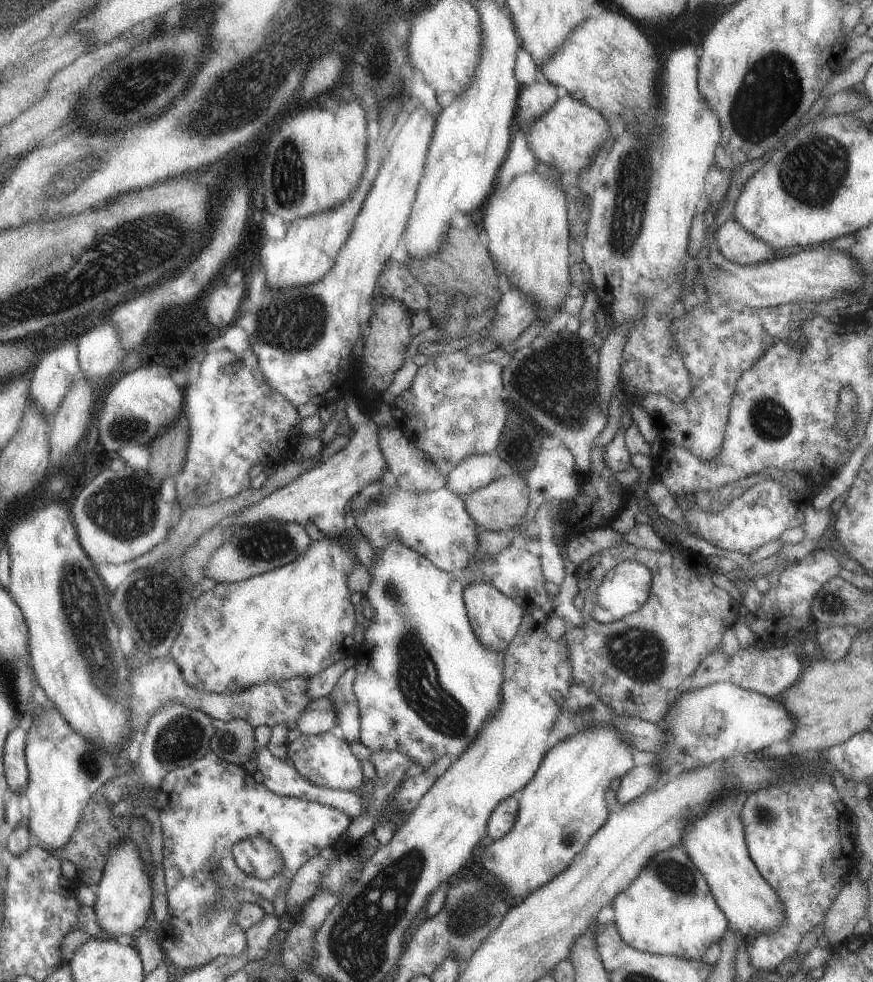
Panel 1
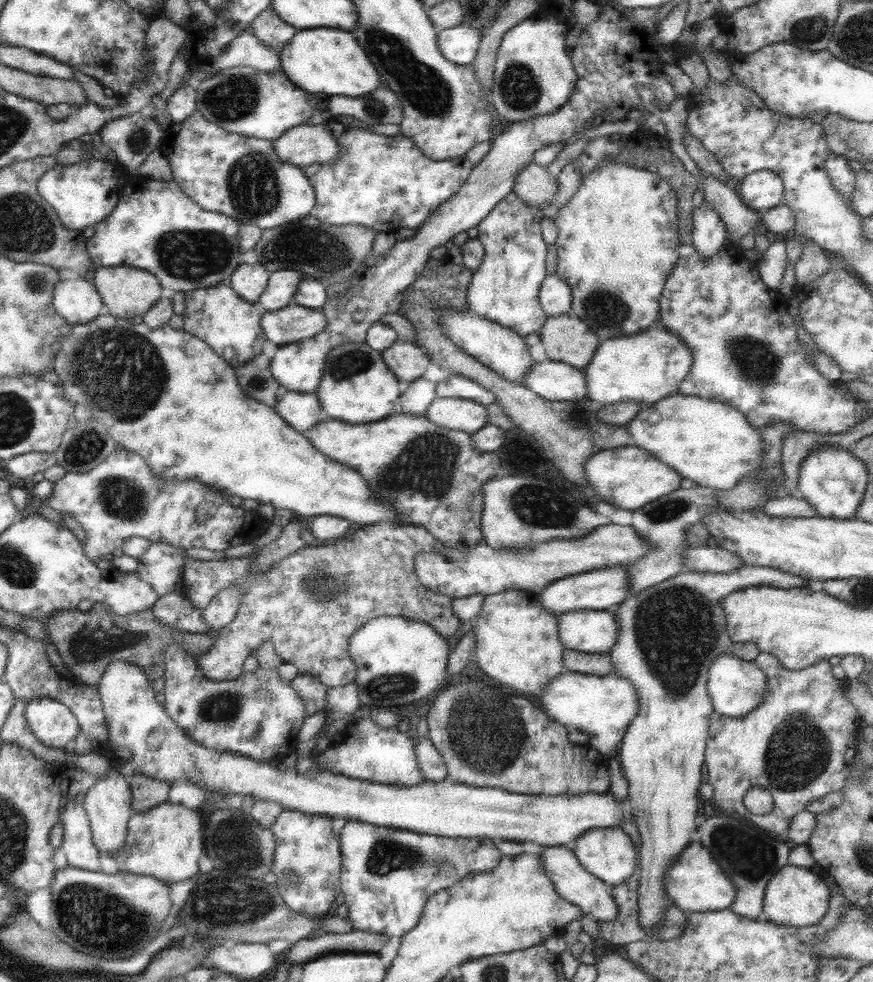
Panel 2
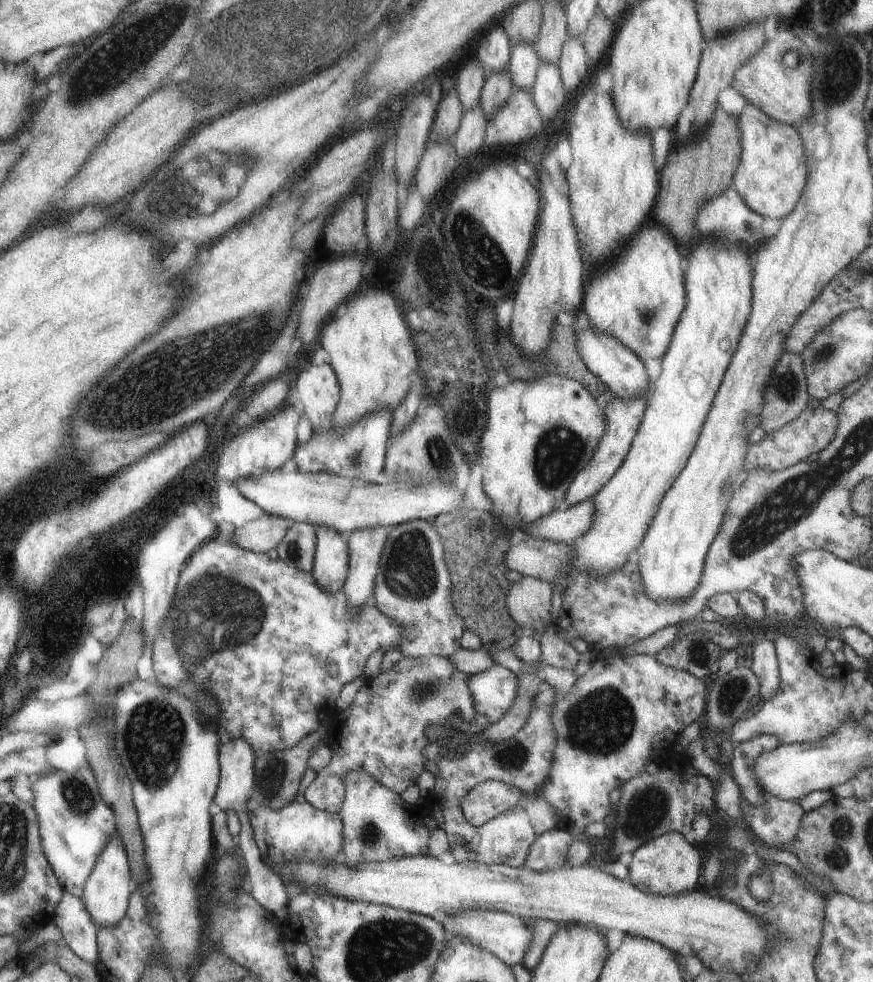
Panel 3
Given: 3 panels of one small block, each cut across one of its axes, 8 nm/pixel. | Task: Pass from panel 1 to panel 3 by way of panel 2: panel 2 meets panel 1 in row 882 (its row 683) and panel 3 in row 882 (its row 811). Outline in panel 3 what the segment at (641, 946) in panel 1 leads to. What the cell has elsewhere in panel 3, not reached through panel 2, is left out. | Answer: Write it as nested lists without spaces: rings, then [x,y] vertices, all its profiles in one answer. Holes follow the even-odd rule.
[[[665,833],[655,837],[631,854],[626,880],[644,893],[661,896],[690,893],[696,888],[702,870],[702,856],[698,851],[696,845],[689,844],[680,833]]]

